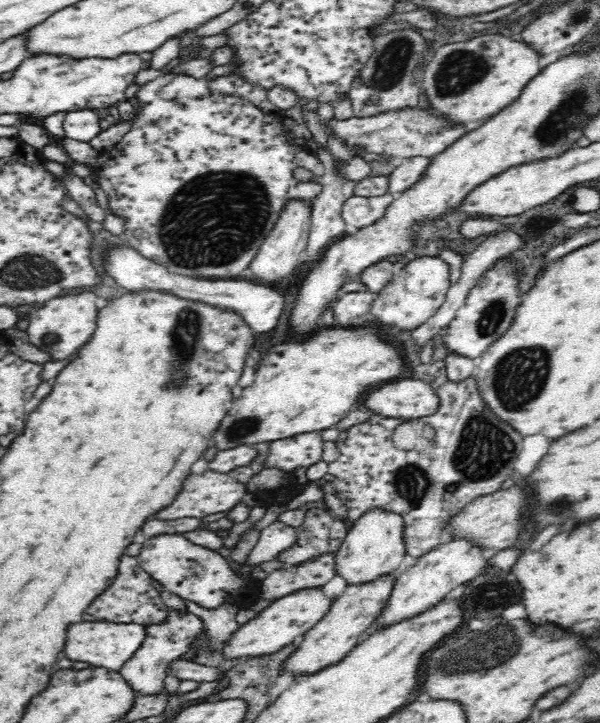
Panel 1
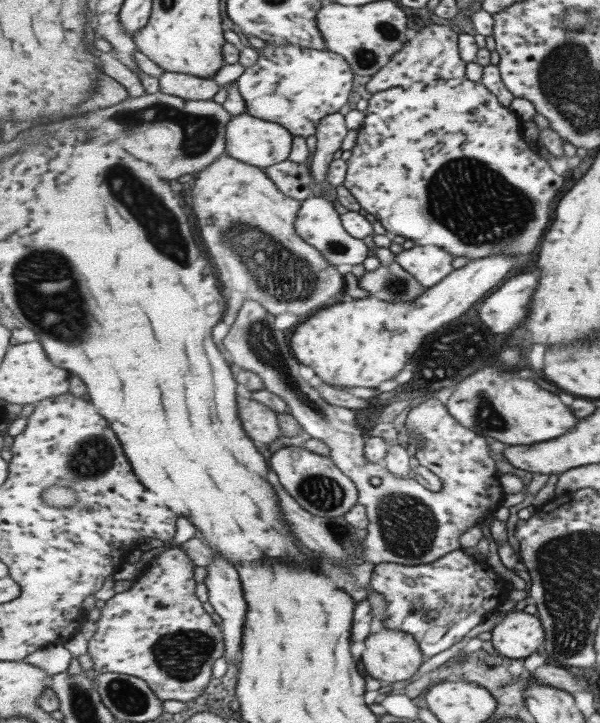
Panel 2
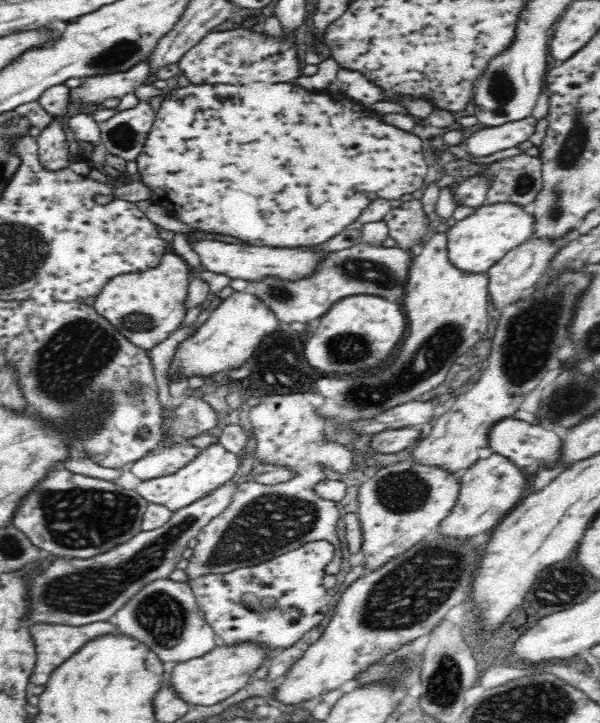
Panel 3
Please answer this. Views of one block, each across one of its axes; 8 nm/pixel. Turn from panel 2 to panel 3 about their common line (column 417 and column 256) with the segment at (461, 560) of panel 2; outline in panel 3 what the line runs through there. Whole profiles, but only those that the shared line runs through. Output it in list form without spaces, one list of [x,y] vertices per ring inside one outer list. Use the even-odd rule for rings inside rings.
[[[314,541],[262,564],[235,568],[224,574],[198,576],[187,582],[207,624],[222,638],[225,645],[258,641],[271,650],[279,650],[301,640],[308,631],[321,624],[324,617],[331,614],[332,606],[328,604],[329,596],[326,596],[328,589],[322,585],[322,580],[334,555],[334,545],[326,541]]]

